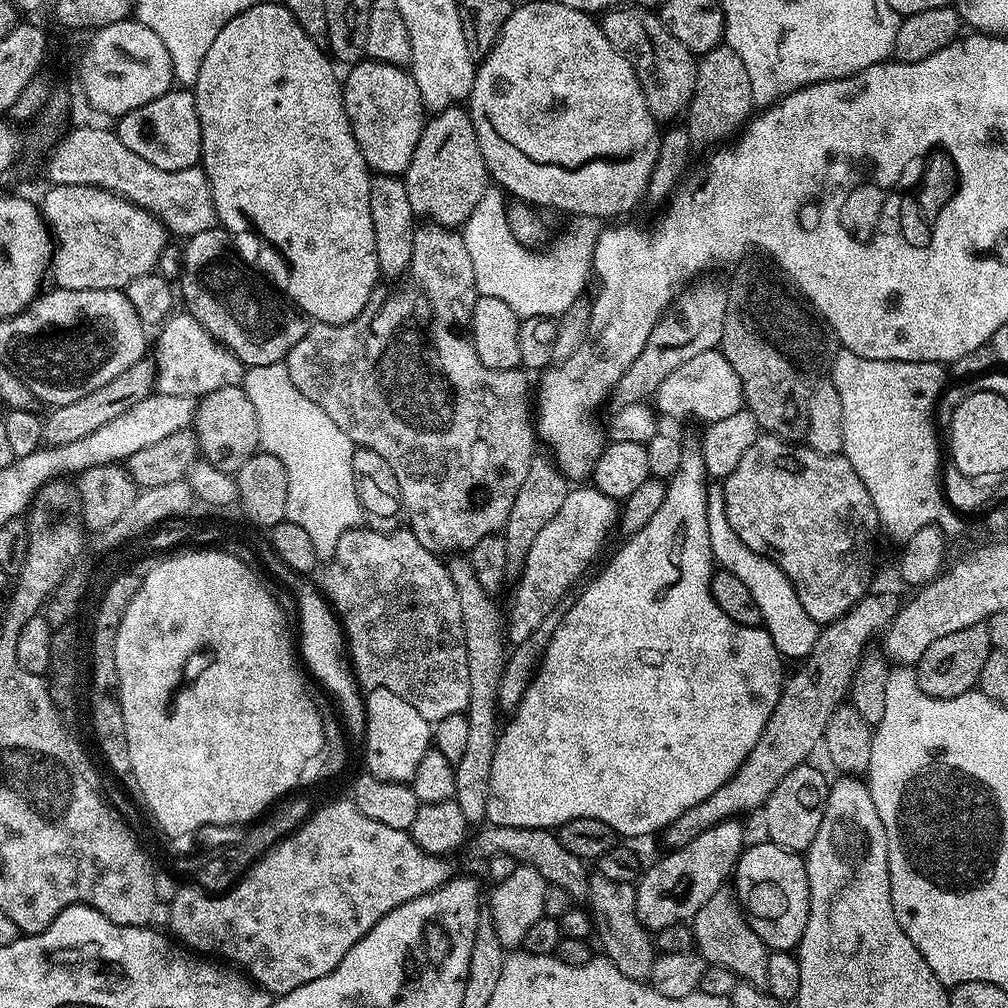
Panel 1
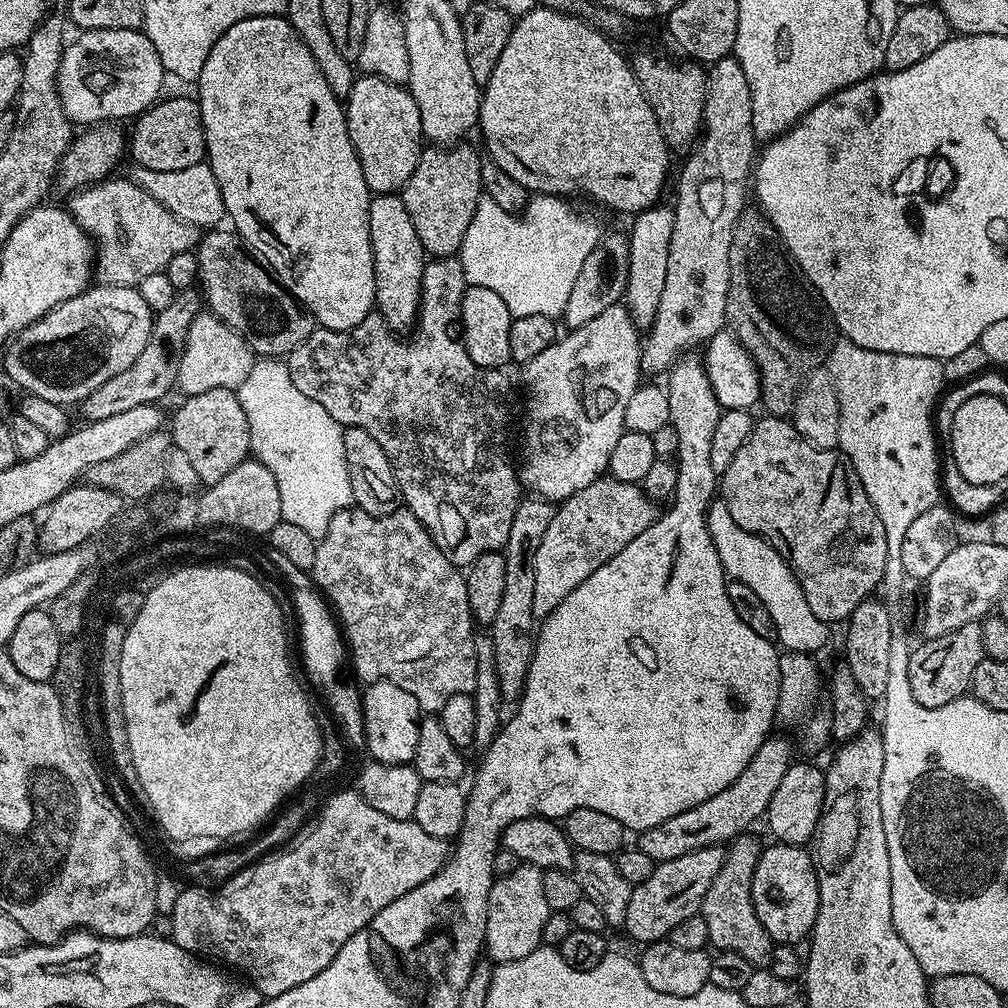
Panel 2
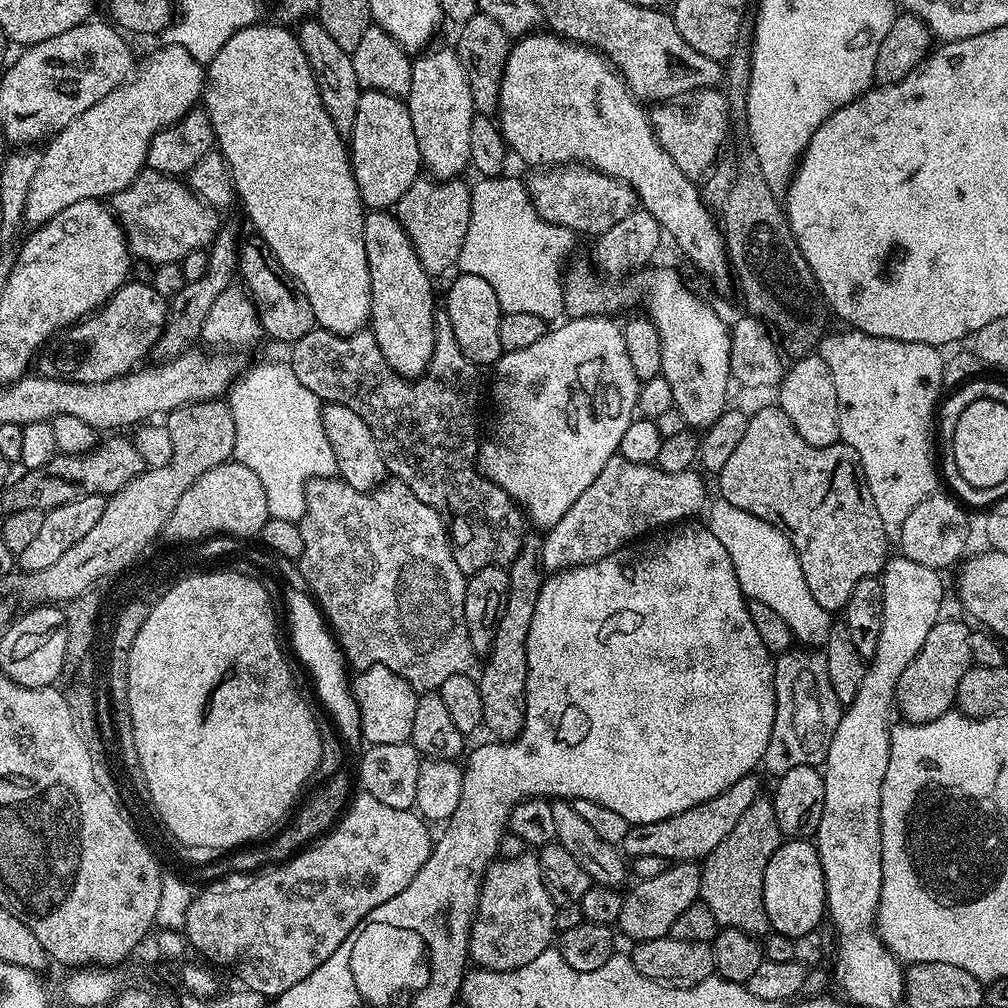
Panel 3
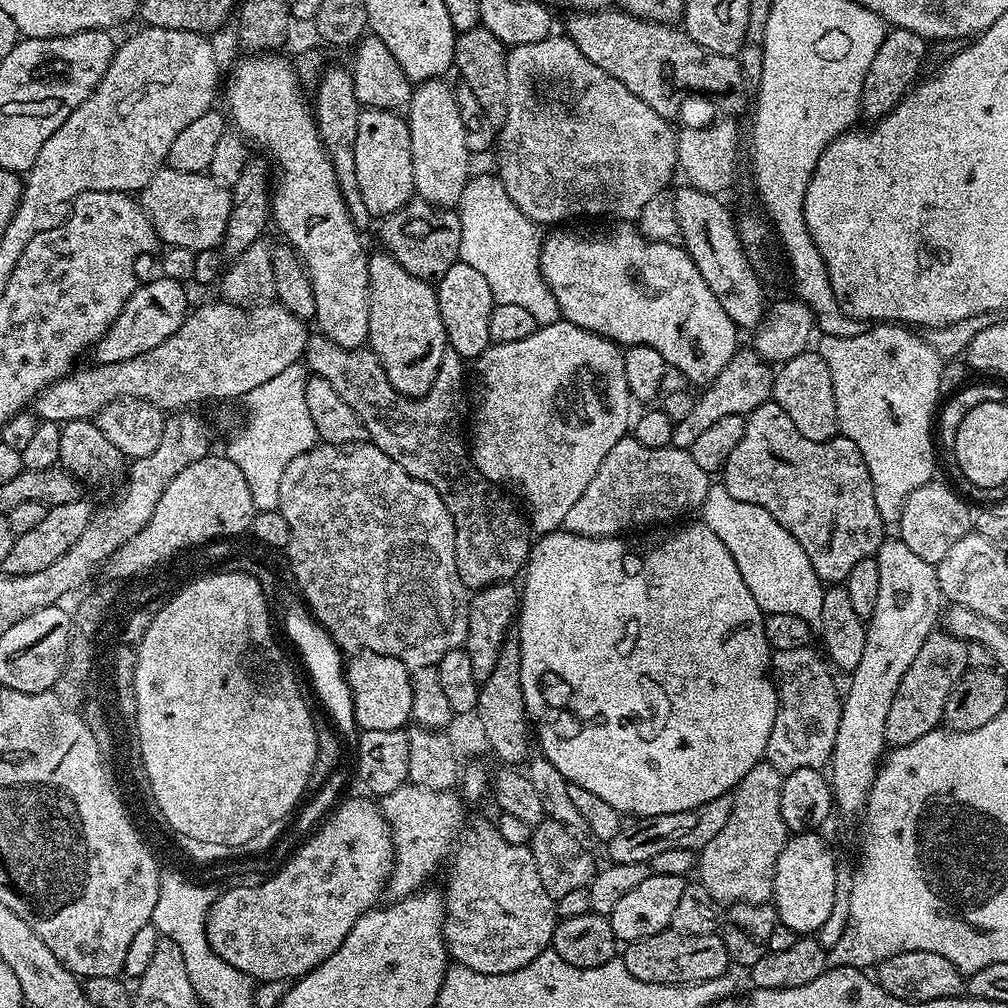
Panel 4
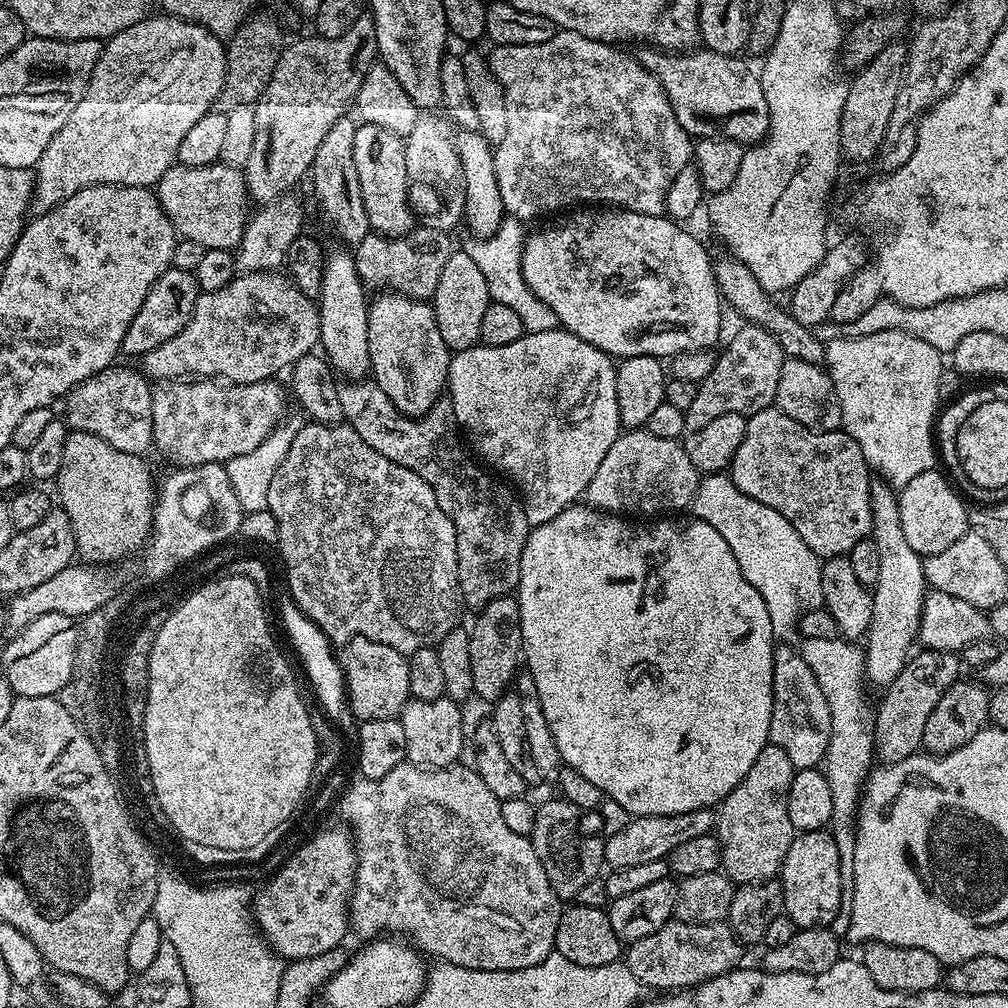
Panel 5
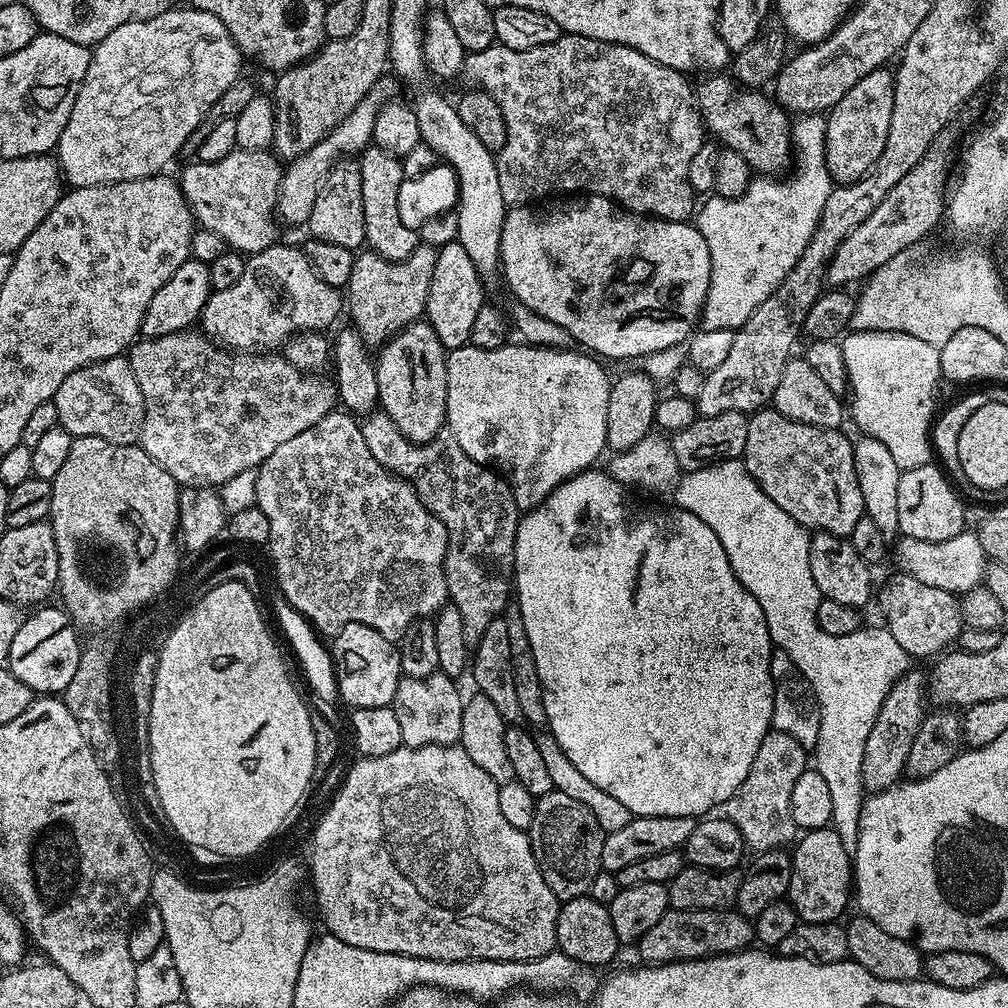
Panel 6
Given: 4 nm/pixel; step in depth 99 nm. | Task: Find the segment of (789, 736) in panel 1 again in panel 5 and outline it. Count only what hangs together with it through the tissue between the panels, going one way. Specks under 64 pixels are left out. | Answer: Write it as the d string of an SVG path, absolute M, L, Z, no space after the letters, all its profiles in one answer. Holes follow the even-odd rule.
M712 808L686 810L686 814L666 814L665 816L633 816L622 826L622 830L607 833L604 840L604 864L609 869L639 866L641 862L665 859L670 850L681 842L709 835L714 828Z

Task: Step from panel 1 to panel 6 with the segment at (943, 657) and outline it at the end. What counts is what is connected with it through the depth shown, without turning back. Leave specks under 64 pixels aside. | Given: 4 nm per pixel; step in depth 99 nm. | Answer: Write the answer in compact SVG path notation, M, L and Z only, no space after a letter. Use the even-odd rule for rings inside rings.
M915 670L905 672L898 682L886 694L886 702L882 702L882 710L878 710L878 718L874 718L874 726L870 730L870 738L866 738L866 750L862 754L862 782L865 793L881 792L891 784L897 783L905 775L906 758L910 758L910 746L914 746L914 737L918 735L918 726L922 726L926 715L926 676Z

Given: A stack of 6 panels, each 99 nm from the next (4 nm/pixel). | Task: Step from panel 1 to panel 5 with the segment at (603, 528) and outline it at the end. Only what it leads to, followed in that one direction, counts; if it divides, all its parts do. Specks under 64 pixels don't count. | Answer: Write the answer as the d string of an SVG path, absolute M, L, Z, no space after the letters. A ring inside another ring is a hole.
M624 430L620 437L606 450L606 458L602 458L602 463L598 465L598 470L594 473L594 478L590 478L590 486L585 490L583 499L593 508L599 508L601 512L610 512L613 514L636 514L632 512L641 512L641 517L652 518L657 514L676 514L679 508L687 509L691 505L692 499L696 496L696 488L700 485L702 479L701 473L696 471L694 462L690 462L690 454L686 454L683 443L680 440L671 440L670 438L658 438L658 434L650 434L646 430Z

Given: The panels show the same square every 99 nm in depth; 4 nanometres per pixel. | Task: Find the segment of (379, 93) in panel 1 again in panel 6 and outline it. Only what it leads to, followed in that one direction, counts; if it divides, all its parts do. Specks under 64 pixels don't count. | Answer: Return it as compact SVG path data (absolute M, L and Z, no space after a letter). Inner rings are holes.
M369 146L359 153L362 174L362 218L364 219L364 244L387 260L405 260L421 244L418 232L401 221L398 214L398 190L406 179L401 157L386 150Z

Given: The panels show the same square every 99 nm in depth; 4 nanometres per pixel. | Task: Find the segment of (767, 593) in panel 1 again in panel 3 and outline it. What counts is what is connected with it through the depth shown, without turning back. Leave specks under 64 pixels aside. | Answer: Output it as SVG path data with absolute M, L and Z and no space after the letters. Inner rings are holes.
M723 498L714 504L711 505L712 513L711 508L707 513L706 524L714 538L726 546L726 554L730 554L730 562L734 562L734 574L745 597L763 602L775 610L801 645L827 645L828 635L834 627L833 613L818 606L814 594L810 594L810 586L806 586L806 578L802 575L802 562L798 562L798 554L787 534L746 510L738 510L738 506L730 506L730 502Z

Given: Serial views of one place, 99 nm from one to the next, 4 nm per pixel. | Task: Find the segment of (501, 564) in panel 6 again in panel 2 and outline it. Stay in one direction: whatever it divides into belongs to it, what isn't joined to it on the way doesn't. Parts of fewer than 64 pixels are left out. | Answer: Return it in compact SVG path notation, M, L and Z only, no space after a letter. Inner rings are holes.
M451 256L429 259L424 265L424 273L422 274L420 314L414 325L416 337L413 340L404 340L408 338L401 338L393 332L379 314L370 314L366 318L362 318L362 322L358 322L358 326L345 332L319 326L313 327L311 334L286 357L290 382L294 382L294 386L298 386L298 390L302 390L302 394L306 394L306 398L314 398L314 402L318 402L318 406L326 409L330 418L334 418L341 426L366 430L366 434L370 434L370 438L374 438L374 442L378 442L378 446L382 446L382 450L386 450L386 458L390 458L390 466L394 470L396 486L402 500L404 496L403 503L408 511L423 523L435 544L448 556L448 561L461 570L467 569L468 565L473 564L482 554L499 552L503 549L504 543L510 538L510 522L514 522L514 510L520 505L522 499L522 485L517 469L514 464L512 468L512 460L508 457L508 448L500 441L500 432L504 432L508 428L508 380L503 376L505 373L501 369L478 366L470 359L470 354L466 354L466 346L461 339L462 329L460 327L465 287L464 272L459 259ZM424 440L428 440L428 444L432 444L432 448L428 448L428 452L436 452L436 460L440 460L440 468L444 468L444 476L448 476L448 504L432 504L432 480L436 480L436 476L432 476L432 468L428 468L428 456L424 456Z

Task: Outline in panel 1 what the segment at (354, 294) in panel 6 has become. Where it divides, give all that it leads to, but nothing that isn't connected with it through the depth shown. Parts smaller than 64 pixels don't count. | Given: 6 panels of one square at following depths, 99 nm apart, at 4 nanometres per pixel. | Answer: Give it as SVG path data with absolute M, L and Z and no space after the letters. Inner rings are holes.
M463 107L437 112L425 123L414 158L410 158L410 166L402 179L413 217L441 224L444 228L463 229L474 214L474 206L478 206L490 190L488 167L476 141L472 118Z

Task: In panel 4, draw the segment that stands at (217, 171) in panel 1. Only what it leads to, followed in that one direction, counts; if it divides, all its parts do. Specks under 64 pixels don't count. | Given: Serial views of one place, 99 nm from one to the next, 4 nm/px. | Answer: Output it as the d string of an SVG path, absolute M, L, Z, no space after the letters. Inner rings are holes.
M244 54L241 55L241 60L233 66L228 72L228 77L223 77L222 80L222 100L224 96L223 107L226 109L227 119L230 121L237 133L245 141L251 142L256 140L256 144L260 148L265 148L268 151L267 159L269 161L276 160L276 168L274 172L274 187L270 192L270 220L276 228L285 236L287 247L293 248L297 256L304 261L304 269L308 271L308 277L312 283L312 289L314 290L314 302L316 303L316 314L314 317L315 323L320 323L319 331L323 335L328 336L335 344L342 346L343 348L363 348L365 347L368 339L368 258L369 253L364 252L364 244L360 241L362 236L361 229L356 227L356 224L350 218L348 213L348 207L346 202L342 198L340 193L340 187L338 186L338 178L336 177L336 171L334 166L330 162L328 157L328 151L324 148L324 143L320 141L320 132L316 129L316 121L314 119L313 109L304 102L304 92L300 89L300 83L302 83L301 77L298 75L297 69L292 68L292 64L286 57L280 56L284 54Z

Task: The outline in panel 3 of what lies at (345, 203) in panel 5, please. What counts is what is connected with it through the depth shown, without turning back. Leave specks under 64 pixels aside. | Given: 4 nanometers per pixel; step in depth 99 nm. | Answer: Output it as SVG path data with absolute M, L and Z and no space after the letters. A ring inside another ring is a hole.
M304 18L299 21L298 39L302 46L302 54L306 54L306 62L310 62L310 70L314 74L322 106L326 106L326 114L330 114L341 136L351 137L354 114L358 114L358 98L362 91L358 74L354 74L352 53L342 50L342 46L338 46L338 42L330 38L326 26L322 26L316 18Z

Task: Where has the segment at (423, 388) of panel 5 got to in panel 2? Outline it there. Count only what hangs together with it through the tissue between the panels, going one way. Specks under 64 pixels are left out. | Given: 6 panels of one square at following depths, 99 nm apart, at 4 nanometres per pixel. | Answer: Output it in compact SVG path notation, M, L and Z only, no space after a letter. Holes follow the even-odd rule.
M382 192L373 195L370 202L370 246L374 258L374 282L376 283L376 303L378 314L397 334L413 327L420 314L420 287L426 263L426 253L406 214L403 195Z

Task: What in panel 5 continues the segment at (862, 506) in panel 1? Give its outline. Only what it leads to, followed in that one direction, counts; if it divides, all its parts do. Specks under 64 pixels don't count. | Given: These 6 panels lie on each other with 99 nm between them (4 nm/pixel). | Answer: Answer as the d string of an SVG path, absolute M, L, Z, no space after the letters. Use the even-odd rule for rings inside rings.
M775 406L758 410L747 417L747 421L742 446L738 446L730 465L734 486L738 486L742 494L754 498L754 502L762 502L762 506L776 508L818 557L847 556L860 540L869 539L872 530L870 498L874 482L866 458L850 434L842 430L815 432L794 422L790 414L782 414L782 410Z

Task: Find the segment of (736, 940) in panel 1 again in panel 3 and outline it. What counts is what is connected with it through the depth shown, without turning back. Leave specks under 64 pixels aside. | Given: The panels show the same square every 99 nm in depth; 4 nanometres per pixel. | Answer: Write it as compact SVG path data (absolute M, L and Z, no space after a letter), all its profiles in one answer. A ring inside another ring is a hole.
M758 798L746 814L742 814L738 826L718 842L709 856L705 856L700 870L700 900L714 914L721 929L742 931L747 935L760 938L769 931L762 882L766 874L766 862L782 843L782 833L778 818L774 814L771 799Z

